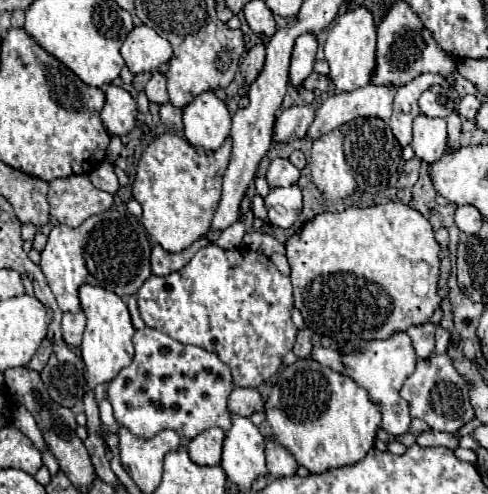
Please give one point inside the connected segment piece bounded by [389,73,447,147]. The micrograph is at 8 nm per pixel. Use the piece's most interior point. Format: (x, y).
(405, 109)

